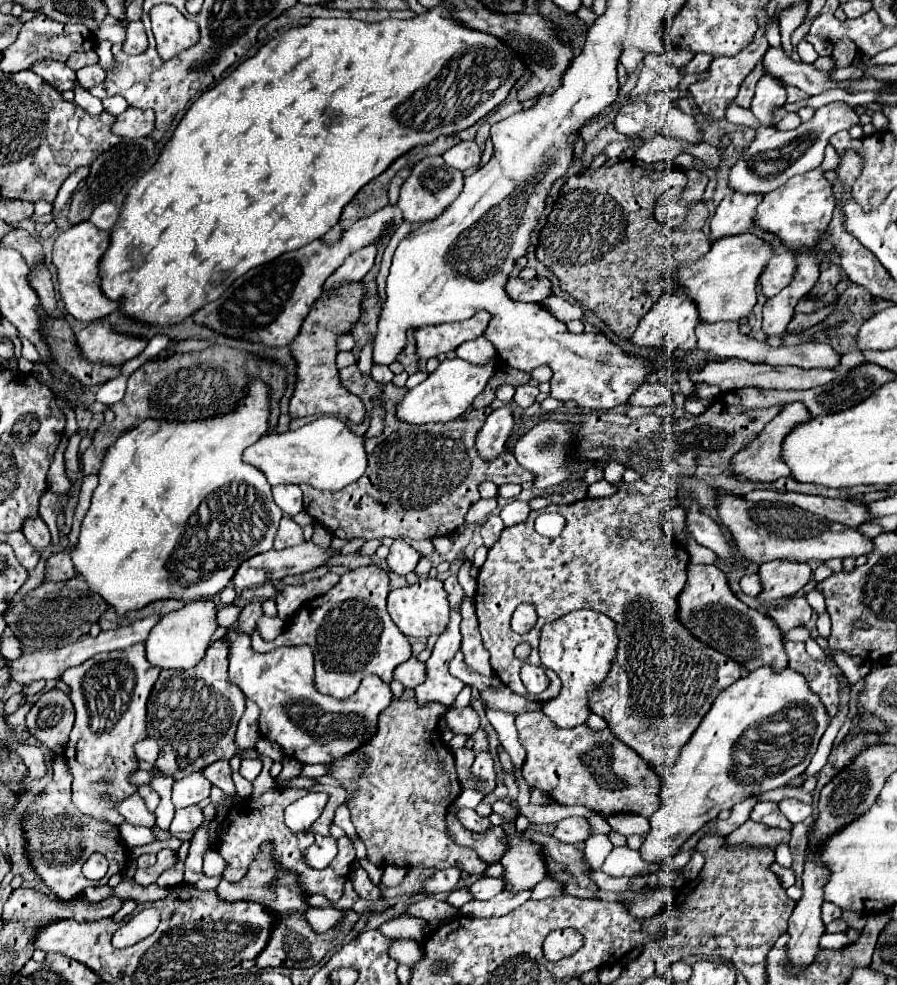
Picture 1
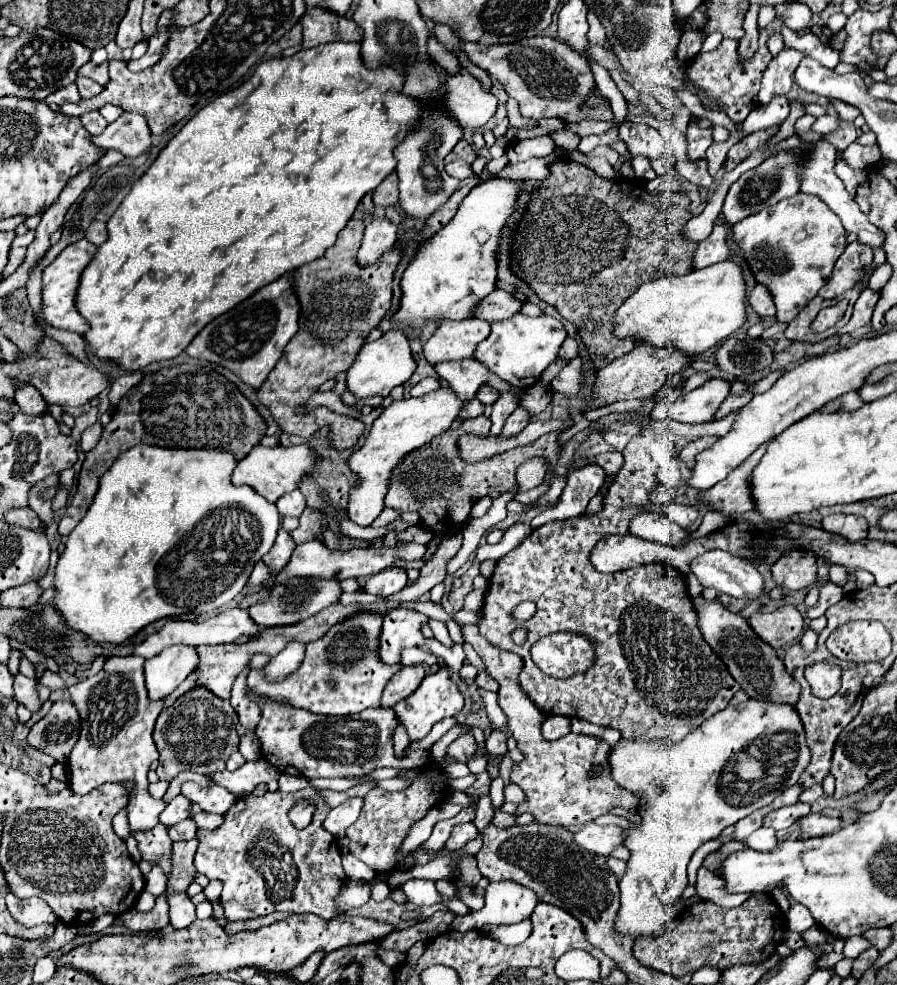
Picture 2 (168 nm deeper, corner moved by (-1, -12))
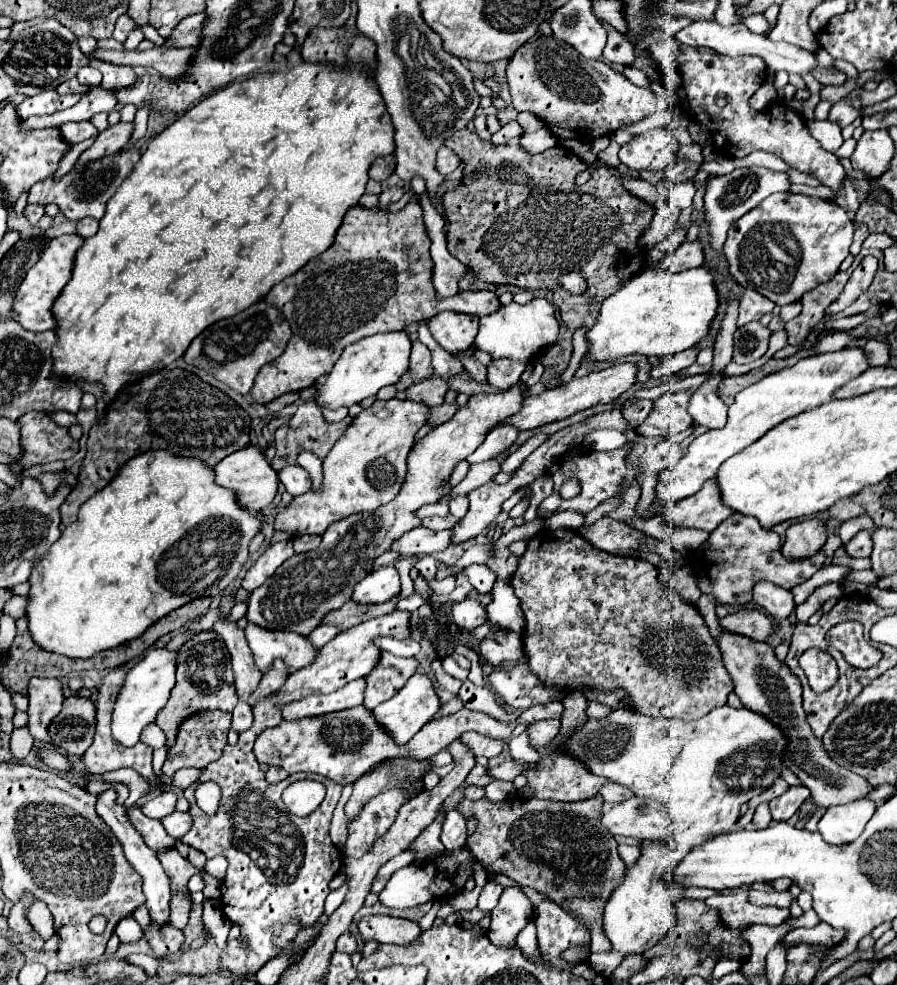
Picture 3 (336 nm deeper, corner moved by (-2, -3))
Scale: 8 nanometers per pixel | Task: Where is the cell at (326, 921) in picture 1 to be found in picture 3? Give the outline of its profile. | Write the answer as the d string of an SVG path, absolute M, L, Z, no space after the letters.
M366 915L358 923L358 933L364 941L392 943L392 945L410 945L416 943L422 929L418 923L408 919L396 919L388 915Z

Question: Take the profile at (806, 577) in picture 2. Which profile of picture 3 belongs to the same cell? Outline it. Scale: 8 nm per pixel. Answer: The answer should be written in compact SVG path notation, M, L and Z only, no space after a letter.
M820 517L792 523L786 531L786 541L782 551L788 559L804 559L814 555L828 539L826 523Z

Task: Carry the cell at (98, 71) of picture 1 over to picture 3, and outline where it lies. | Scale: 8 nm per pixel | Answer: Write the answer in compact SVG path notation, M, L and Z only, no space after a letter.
M88 65L88 67L82 67L82 69L78 71L78 75L76 75L76 77L78 77L78 81L80 81L80 83L90 85L90 87L94 87L96 83L100 83L100 79L102 79L102 75L100 75L94 67L90 67L90 65Z

